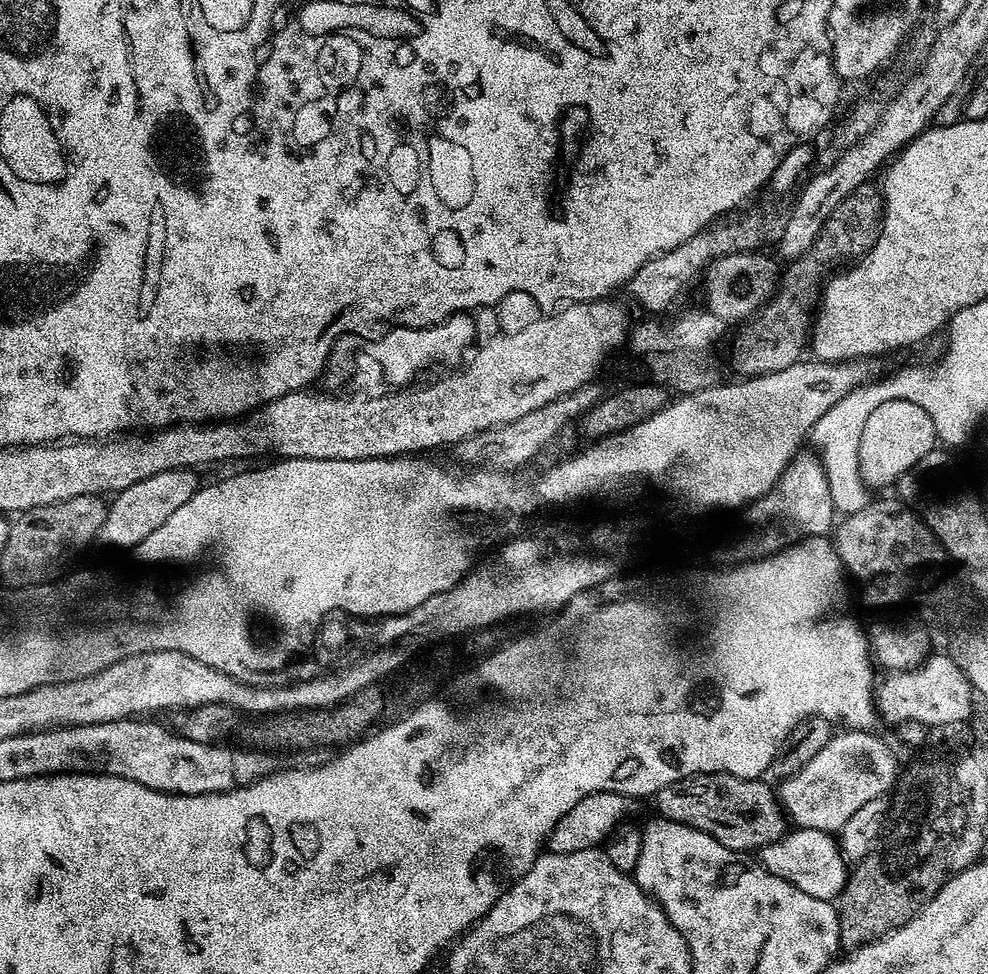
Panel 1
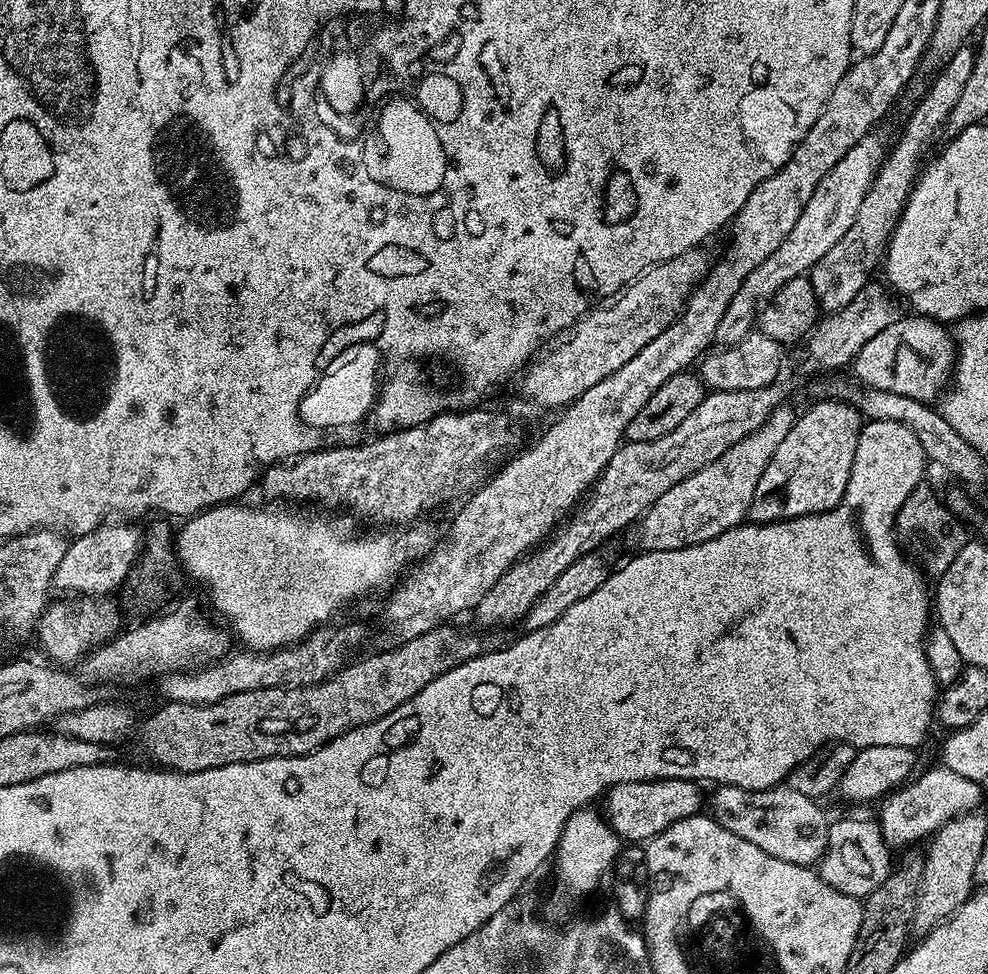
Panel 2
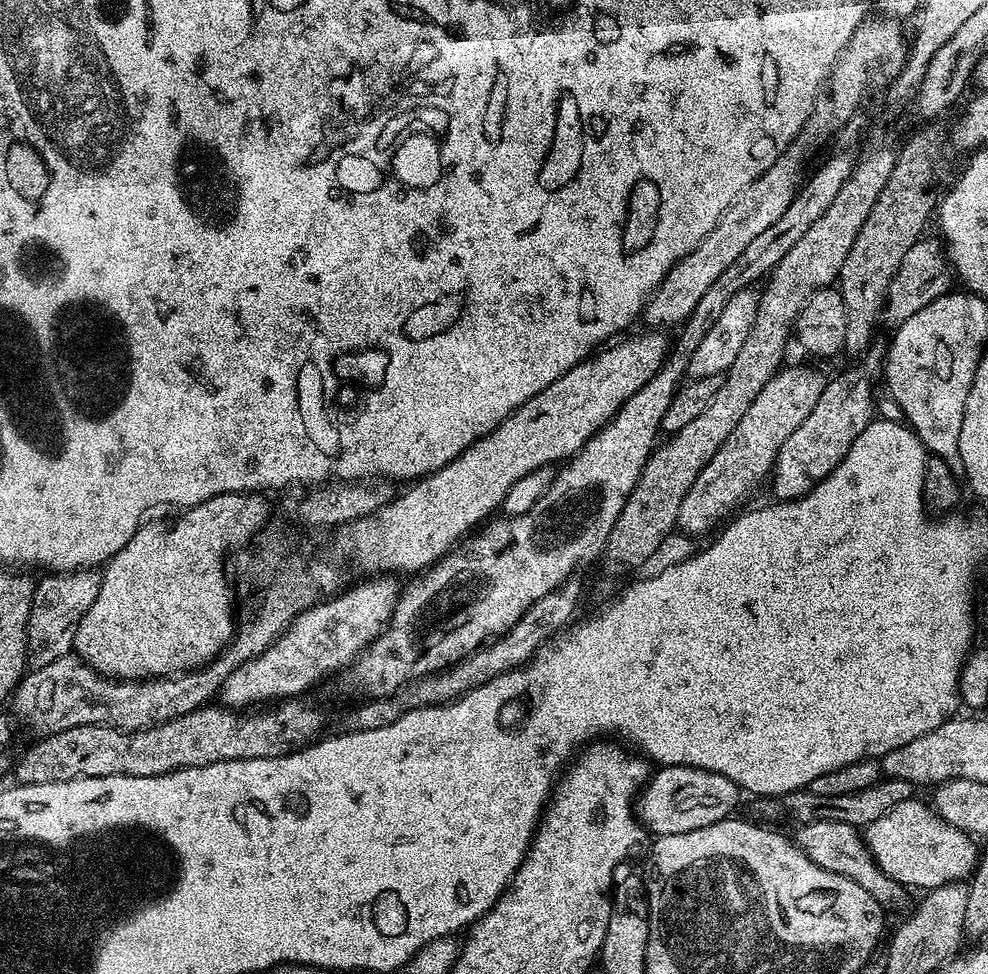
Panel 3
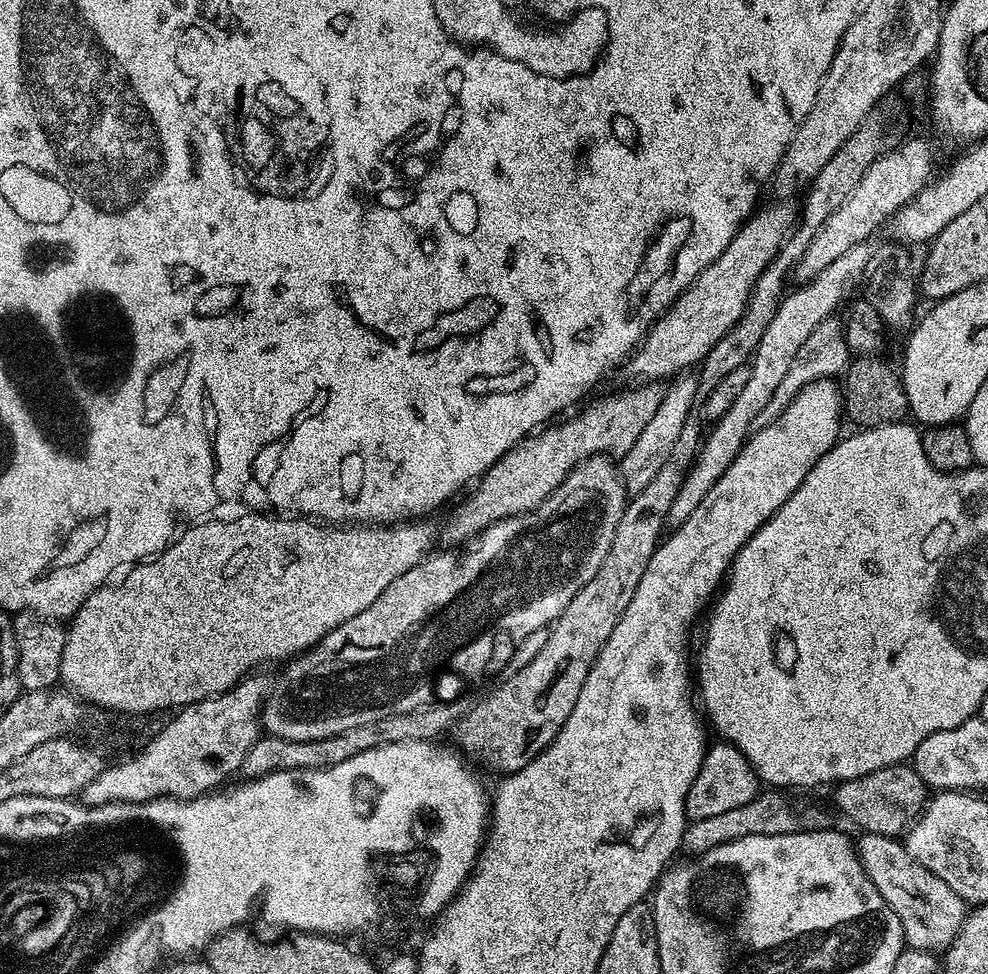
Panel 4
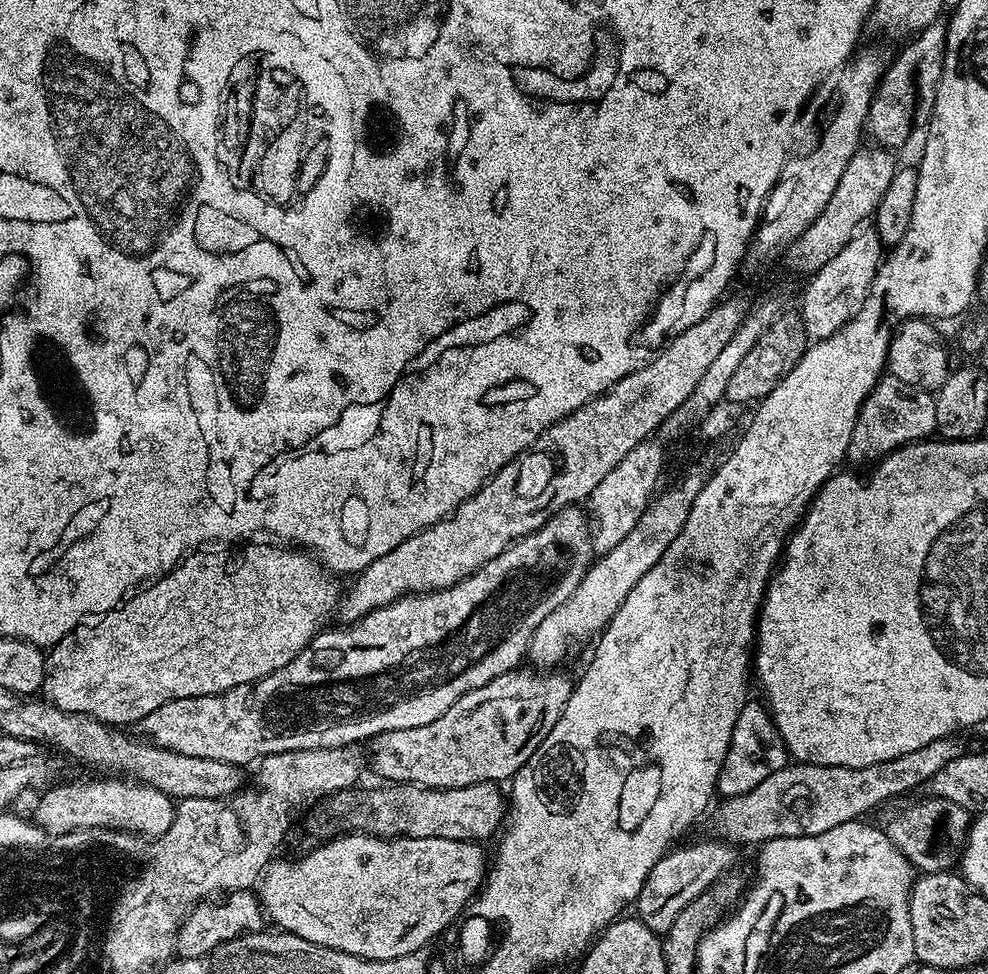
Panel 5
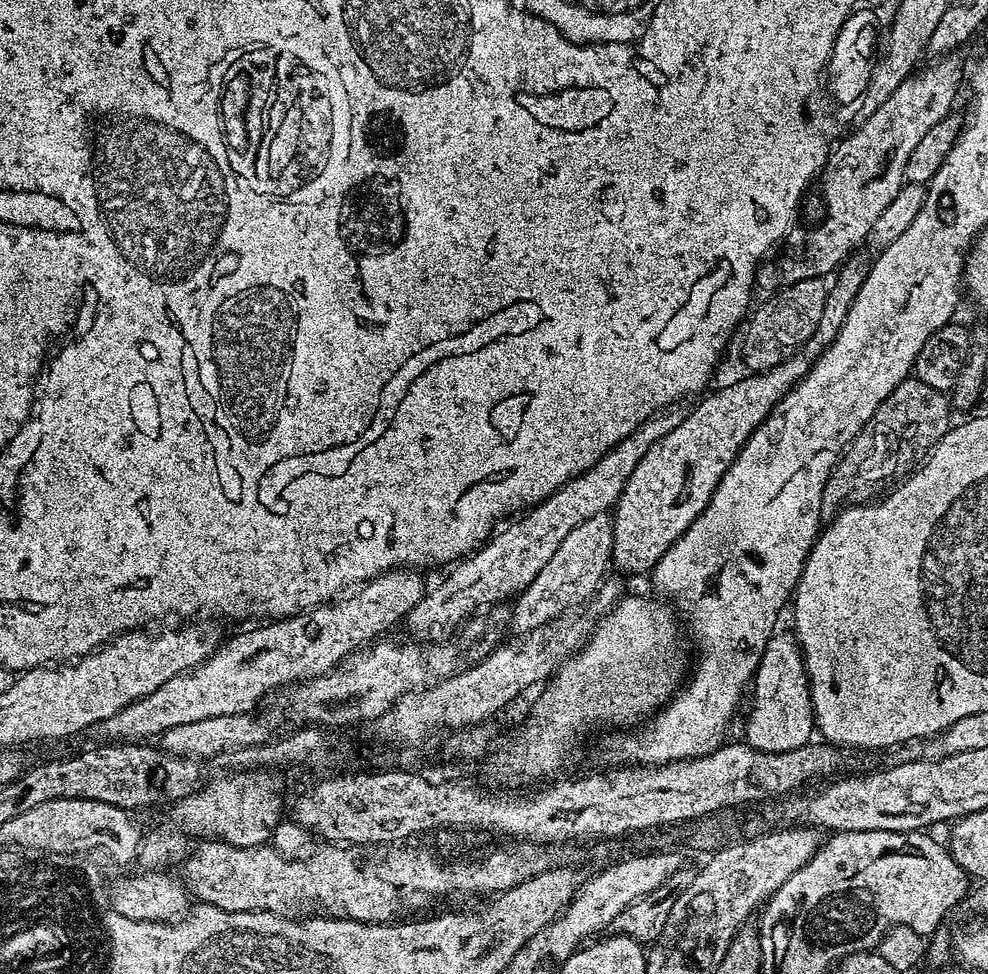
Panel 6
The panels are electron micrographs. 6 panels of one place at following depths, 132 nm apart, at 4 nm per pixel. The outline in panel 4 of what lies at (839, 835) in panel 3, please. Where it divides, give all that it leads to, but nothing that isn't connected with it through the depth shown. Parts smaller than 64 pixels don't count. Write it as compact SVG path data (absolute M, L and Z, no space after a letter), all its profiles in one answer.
M864 832L861 837L858 840L858 851L862 866L882 898L886 898L894 914L898 914L905 945L909 949L933 954L947 949L964 924L966 901L954 894L954 890L950 890L950 886L946 886L946 882L942 882L938 874L934 874L912 857L899 839L873 832Z

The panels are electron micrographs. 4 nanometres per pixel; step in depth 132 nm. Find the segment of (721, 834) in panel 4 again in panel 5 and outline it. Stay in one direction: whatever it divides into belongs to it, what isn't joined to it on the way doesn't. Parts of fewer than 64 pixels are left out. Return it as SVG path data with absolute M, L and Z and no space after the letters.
M711 839L671 849L655 864L654 870L650 870L638 898L634 901L634 909L636 908L635 915L639 920L657 935L662 936L668 932L681 910L731 869L729 867L736 858L737 849L727 841Z

